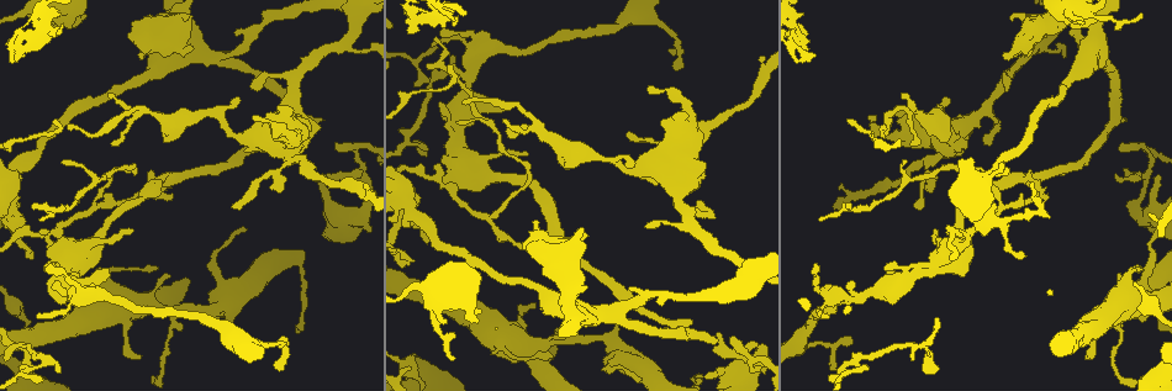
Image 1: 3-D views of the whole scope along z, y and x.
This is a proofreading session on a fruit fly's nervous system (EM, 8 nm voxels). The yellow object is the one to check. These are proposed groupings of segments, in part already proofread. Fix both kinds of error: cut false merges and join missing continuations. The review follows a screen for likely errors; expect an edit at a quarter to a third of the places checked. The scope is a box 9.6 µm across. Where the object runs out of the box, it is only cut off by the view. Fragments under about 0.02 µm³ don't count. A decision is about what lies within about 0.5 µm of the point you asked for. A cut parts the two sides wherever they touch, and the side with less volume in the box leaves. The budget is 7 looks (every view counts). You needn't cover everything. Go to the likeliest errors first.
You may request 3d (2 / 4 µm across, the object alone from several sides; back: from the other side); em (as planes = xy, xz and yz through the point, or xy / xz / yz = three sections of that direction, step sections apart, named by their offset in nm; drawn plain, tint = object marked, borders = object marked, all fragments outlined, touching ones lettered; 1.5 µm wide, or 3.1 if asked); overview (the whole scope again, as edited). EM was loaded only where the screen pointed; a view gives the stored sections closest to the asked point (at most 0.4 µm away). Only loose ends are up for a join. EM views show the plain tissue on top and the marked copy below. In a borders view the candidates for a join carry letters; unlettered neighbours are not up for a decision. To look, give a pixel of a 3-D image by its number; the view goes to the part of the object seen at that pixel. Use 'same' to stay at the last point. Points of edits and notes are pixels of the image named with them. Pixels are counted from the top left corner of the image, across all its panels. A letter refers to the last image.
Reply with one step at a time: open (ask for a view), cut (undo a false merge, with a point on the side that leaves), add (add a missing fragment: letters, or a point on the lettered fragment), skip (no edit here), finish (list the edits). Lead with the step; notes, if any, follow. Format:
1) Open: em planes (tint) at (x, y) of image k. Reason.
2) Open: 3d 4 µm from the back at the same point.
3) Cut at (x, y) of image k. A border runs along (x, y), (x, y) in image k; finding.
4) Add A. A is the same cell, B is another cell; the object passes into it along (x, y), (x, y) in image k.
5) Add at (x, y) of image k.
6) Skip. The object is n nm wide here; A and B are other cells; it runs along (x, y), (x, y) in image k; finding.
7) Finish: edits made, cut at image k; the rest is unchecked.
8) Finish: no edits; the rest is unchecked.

Open: em yz step 8 (tint) at (131, 229) of image 1. Tapers out.

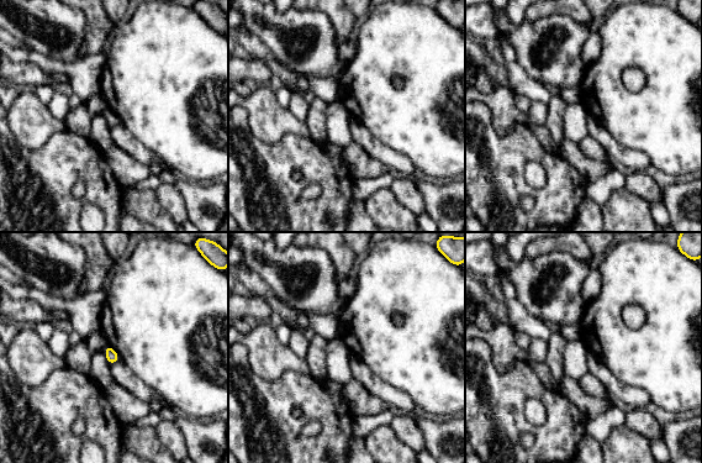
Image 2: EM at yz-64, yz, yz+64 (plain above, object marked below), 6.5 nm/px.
Open: em planes (borders) at the same point.

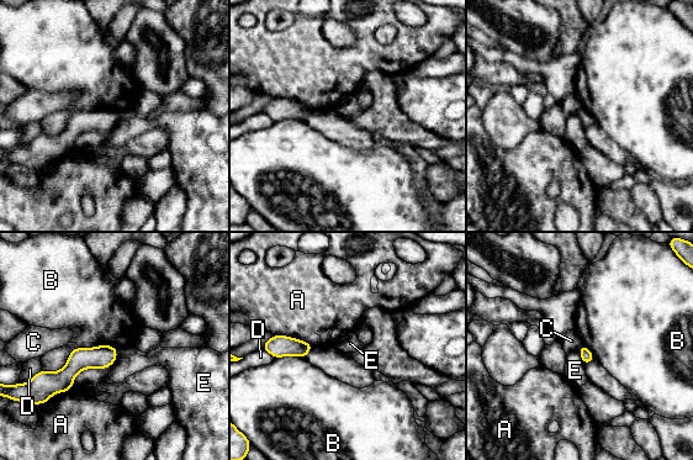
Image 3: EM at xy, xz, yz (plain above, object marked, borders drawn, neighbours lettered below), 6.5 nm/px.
Skip. A, B, C, D and E are other cells; a border runs along (116, 347), (42, 370) in image 3; no lettered fragment goes on from it.

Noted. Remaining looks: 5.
Open: em planes (tint) at (1023, 181) of image 1. Calibre changes.

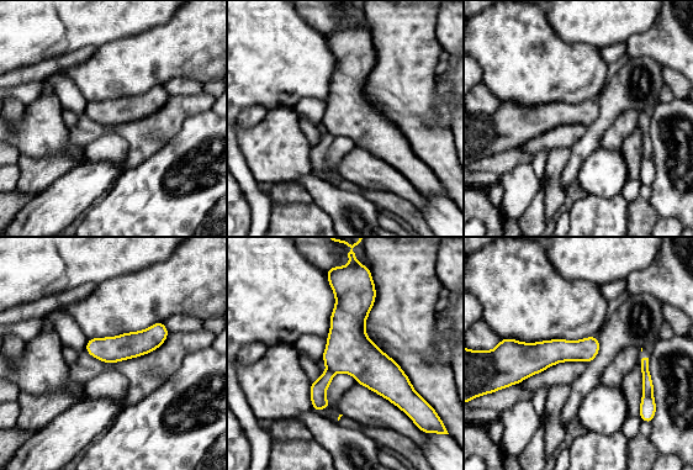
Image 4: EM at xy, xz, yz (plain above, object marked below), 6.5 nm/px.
Open: em planes (borders) at the same point.

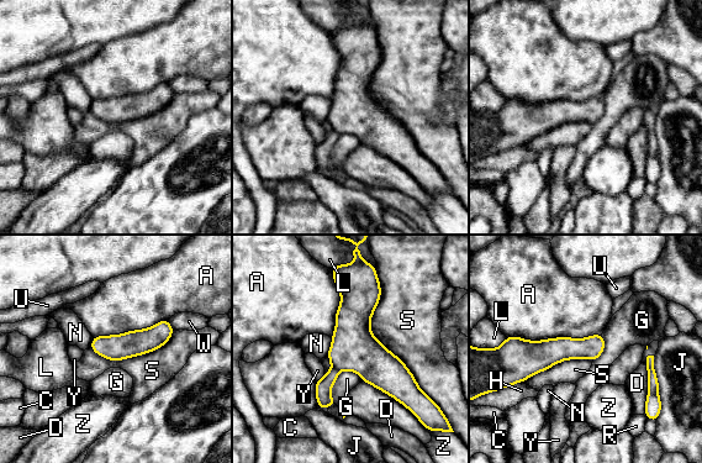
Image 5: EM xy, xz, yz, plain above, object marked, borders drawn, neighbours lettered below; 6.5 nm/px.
Cut at (323, 387) of image 5. A, C, D, G, H, J, L, N, R, S, U, W, Y and Z are other cells; a border runs along (333, 367), (339, 371) in image 5; a second cell is stuck on.

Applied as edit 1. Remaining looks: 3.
Open: 3d 4 µm at (400, 212) of image 1. Abrupt turn.

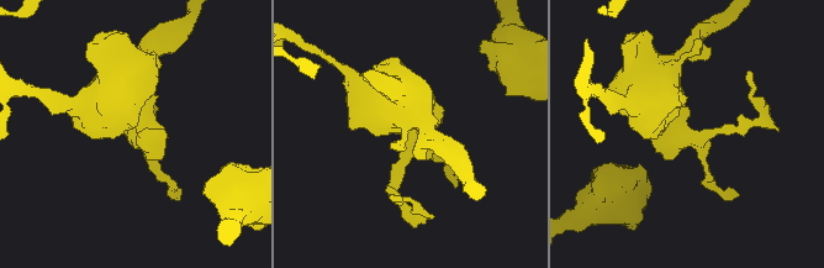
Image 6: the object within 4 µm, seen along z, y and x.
Open: em xz step 4 (borders) at (688, 137) of image 6. Now the EM.

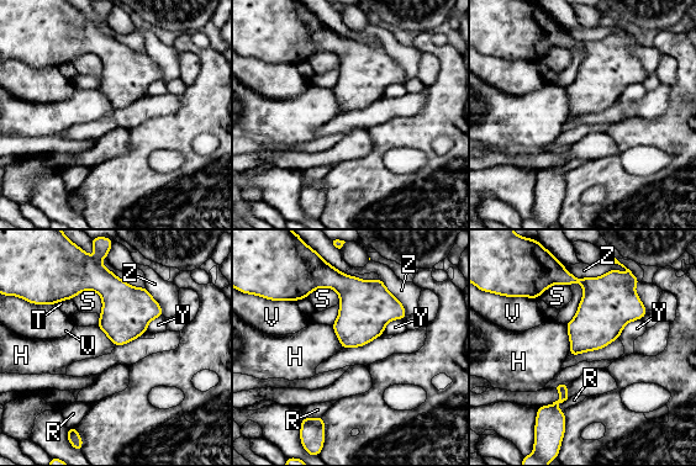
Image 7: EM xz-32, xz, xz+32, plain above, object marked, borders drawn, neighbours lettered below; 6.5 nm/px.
Skip. H, R, S, T, V, Y and Z are other cells; a border runs along (564, 268), (579, 277), (626, 274) in image 7; one cell here.

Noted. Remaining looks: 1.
Finish: edits made, cut at image 5; the rest is unchecked.

